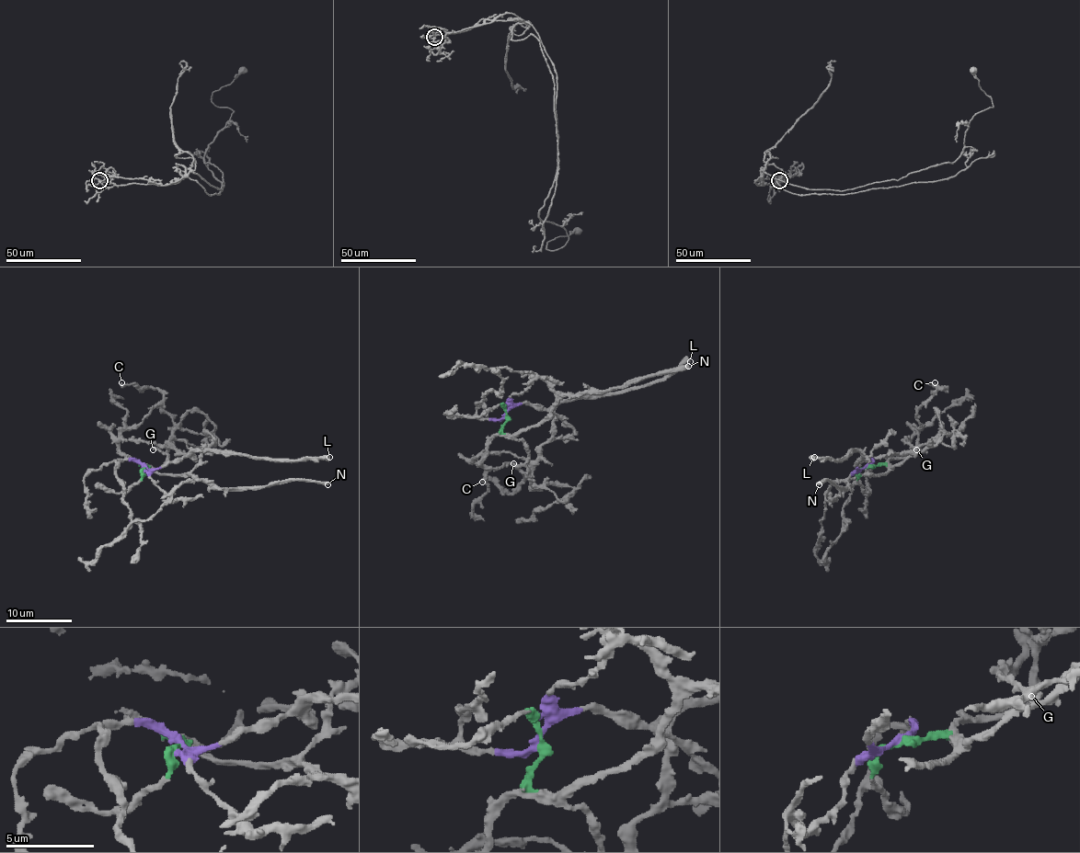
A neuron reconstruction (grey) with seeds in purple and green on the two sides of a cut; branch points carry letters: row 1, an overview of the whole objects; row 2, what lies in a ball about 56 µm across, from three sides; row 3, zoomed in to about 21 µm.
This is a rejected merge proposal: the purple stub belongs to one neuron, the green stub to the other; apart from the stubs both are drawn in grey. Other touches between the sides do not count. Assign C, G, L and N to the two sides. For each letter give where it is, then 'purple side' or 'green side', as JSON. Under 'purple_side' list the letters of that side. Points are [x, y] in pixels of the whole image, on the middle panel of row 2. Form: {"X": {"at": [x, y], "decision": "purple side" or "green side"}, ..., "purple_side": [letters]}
{"C": {"at": [482, 482], "decision": "green side"}, "G": {"at": [513, 463], "decision": "green side"}, "L": {"at": [690, 361], "decision": "purple side"}, "N": {"at": [688, 366], "decision": "green side"}, "purple_side": ["L"]}

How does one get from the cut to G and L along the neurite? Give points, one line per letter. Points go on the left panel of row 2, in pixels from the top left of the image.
G: (145, 466), (143, 464), (159, 468), (167, 458), (162, 451), (152, 449)
L: (145, 466), (152, 468), (178, 463), (194, 451), (234, 451), (267, 460), (313, 460), (329, 456)

